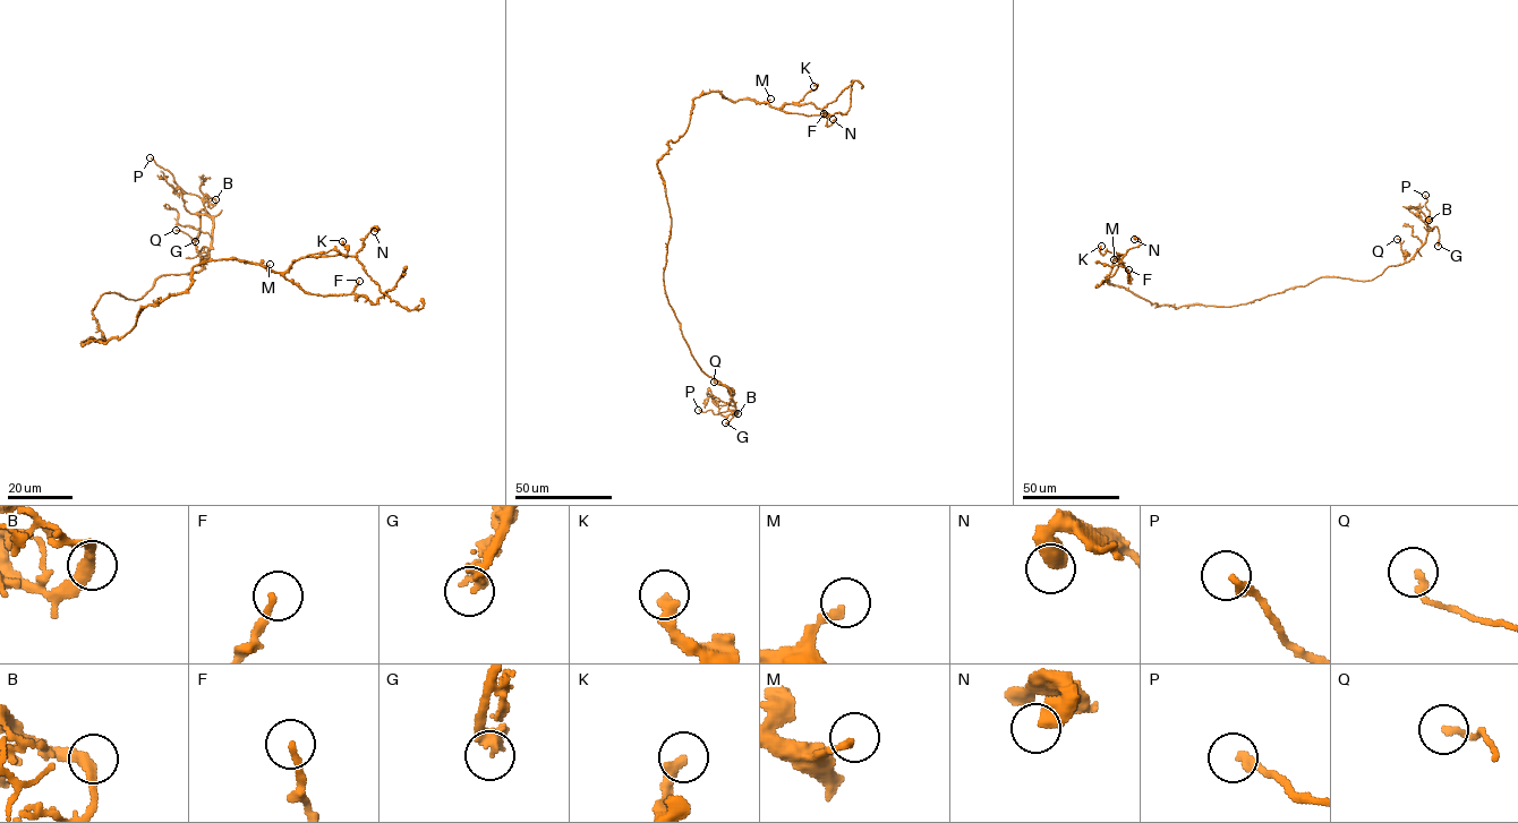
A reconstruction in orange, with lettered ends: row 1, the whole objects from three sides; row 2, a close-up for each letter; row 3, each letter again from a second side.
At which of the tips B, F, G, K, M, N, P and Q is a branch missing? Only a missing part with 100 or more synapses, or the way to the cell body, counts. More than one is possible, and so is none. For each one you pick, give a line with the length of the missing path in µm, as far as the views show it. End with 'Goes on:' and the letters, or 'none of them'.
G: about 40 µm are missing
Goes on: G

